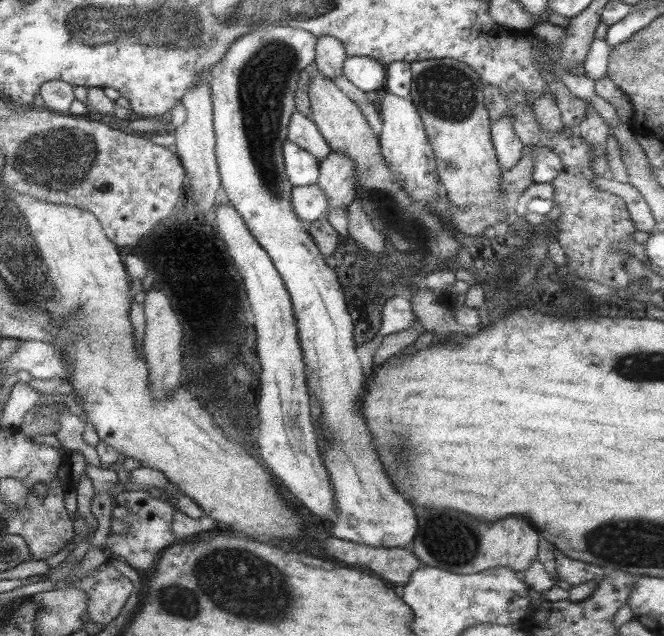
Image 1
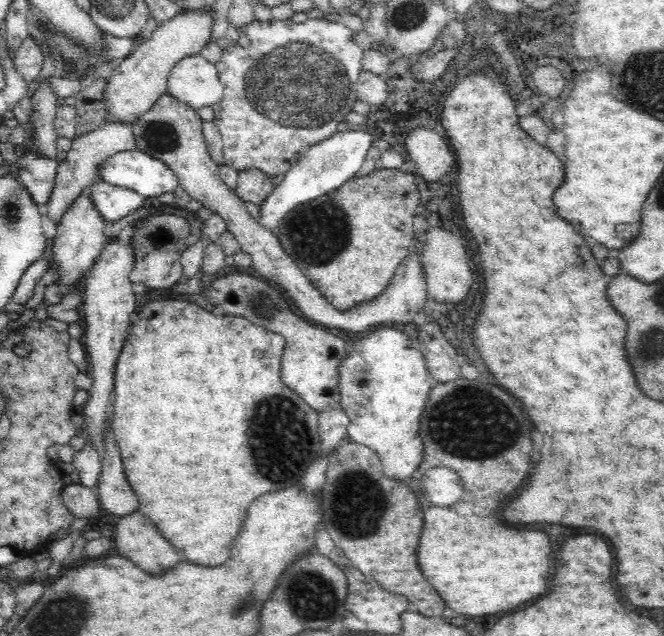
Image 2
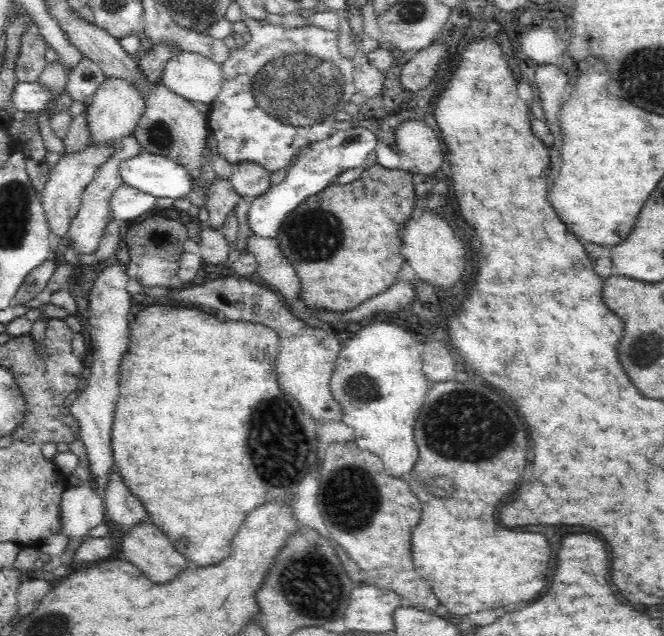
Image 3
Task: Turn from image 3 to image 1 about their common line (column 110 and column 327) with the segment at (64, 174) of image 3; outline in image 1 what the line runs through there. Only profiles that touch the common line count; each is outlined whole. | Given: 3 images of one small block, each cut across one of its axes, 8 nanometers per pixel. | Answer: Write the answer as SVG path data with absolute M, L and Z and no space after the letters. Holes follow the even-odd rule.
M296 108L291 113L287 140L306 149L321 162L330 151L329 145L323 140L316 124L310 117L303 116Z

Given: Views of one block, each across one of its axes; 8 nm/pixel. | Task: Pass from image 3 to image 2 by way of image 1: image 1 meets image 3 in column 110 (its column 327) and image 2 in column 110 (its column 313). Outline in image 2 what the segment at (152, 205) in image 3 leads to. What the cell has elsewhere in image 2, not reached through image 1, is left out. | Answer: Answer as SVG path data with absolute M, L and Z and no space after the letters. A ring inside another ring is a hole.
M92 182L84 192L88 193L96 211L106 222L122 220L151 202L145 196L106 182Z

